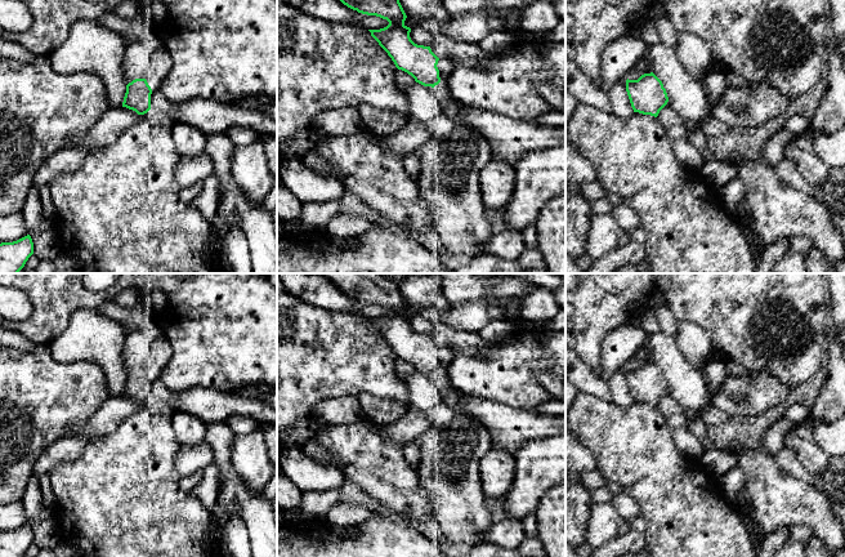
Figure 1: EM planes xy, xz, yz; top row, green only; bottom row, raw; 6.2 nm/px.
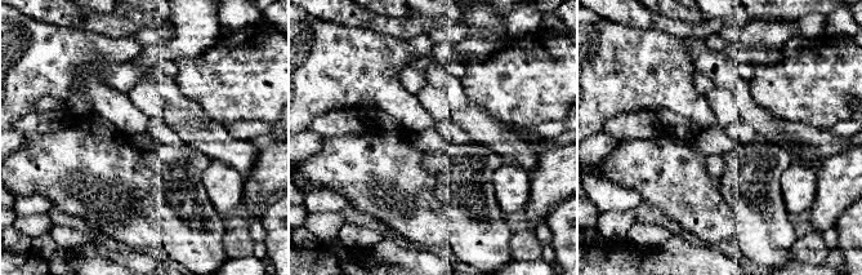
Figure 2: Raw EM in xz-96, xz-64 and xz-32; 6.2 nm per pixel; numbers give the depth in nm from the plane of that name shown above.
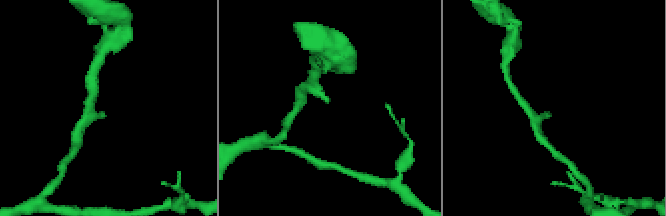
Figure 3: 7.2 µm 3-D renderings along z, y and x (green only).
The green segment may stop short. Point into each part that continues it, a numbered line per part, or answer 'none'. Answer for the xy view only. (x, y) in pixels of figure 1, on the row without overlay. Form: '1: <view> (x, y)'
1: xy (161, 352)

